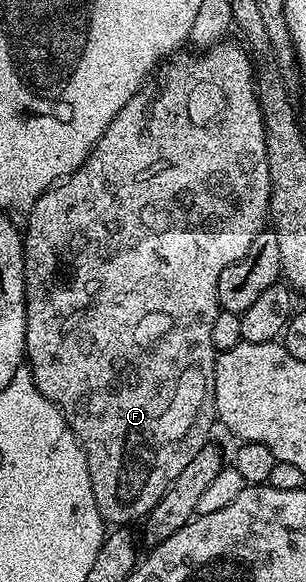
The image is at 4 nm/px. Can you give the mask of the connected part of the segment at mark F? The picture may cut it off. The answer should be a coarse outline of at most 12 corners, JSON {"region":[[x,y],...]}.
{"region":[[252,59],[157,67],[26,213],[26,360],[100,517],[216,416],[270,216]]}

